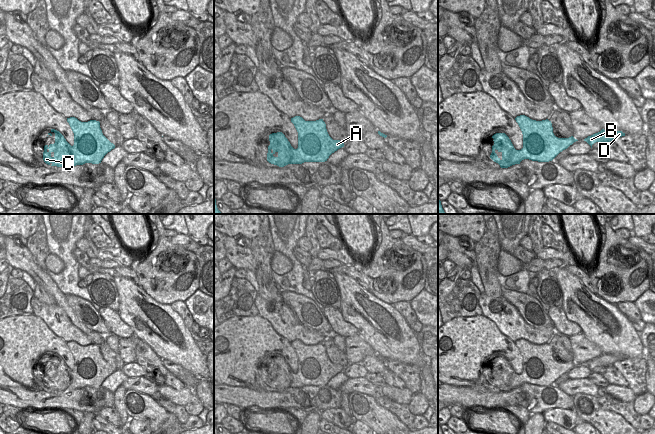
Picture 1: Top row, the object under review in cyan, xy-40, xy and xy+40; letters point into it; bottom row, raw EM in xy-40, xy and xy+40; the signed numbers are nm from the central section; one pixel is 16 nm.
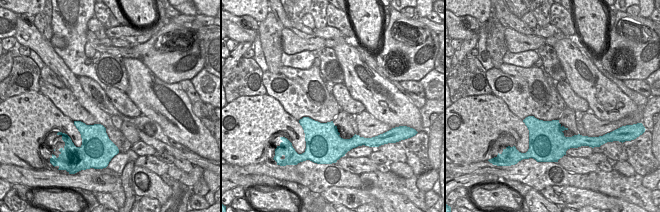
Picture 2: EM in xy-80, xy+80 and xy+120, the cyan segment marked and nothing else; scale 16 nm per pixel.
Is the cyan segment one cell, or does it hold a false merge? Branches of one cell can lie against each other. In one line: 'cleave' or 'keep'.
keep

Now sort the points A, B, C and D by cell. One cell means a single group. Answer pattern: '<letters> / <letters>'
A B C D

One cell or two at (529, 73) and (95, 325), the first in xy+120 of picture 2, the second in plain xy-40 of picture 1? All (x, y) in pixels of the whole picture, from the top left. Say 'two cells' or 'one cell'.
one cell

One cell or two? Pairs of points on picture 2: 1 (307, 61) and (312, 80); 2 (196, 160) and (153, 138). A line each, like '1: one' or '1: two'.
1: two
2: one

